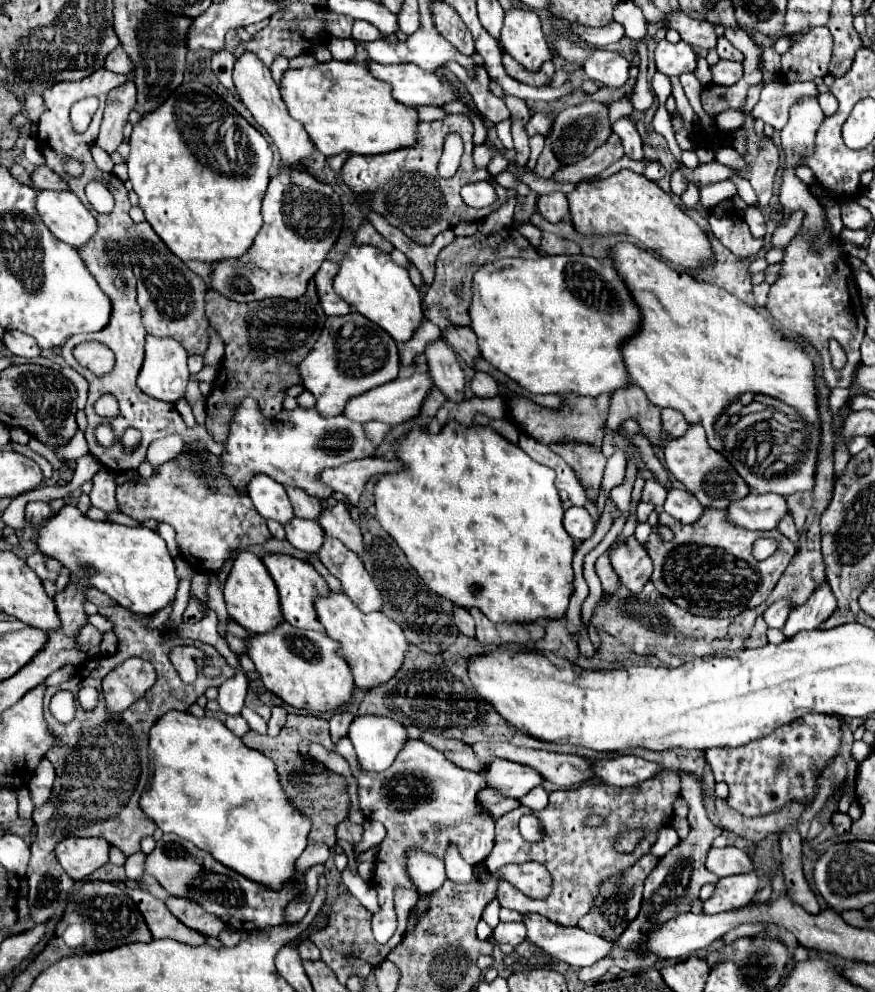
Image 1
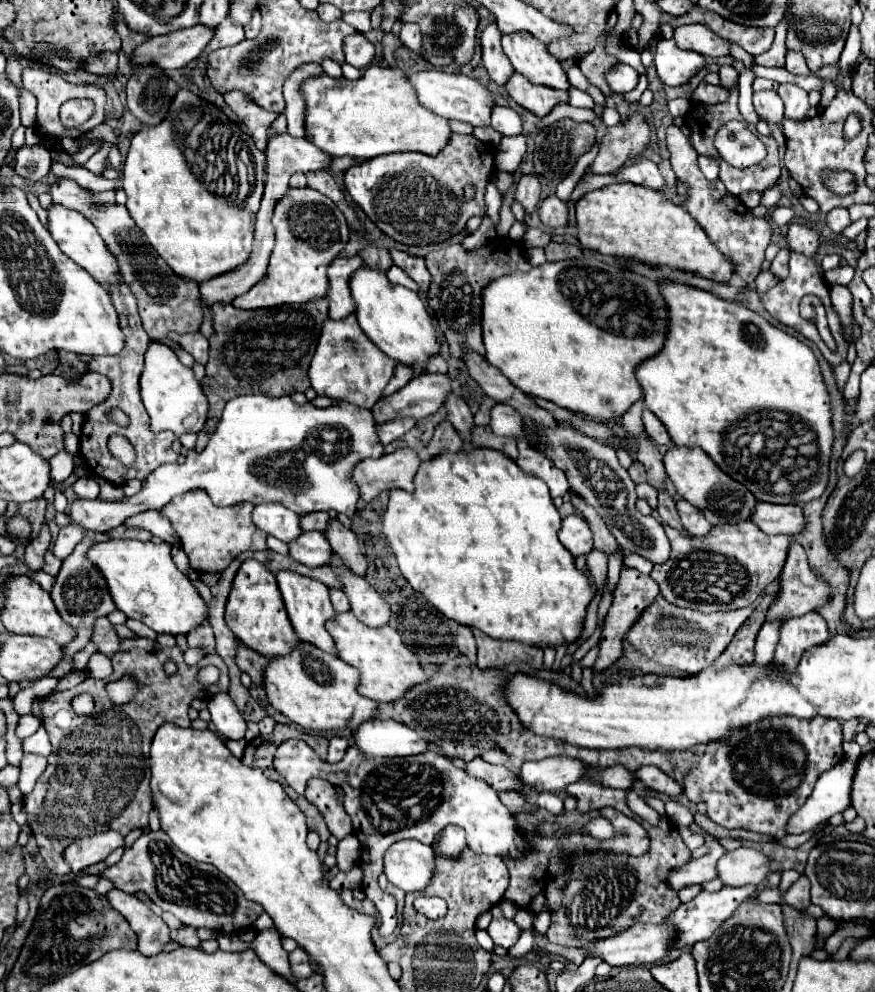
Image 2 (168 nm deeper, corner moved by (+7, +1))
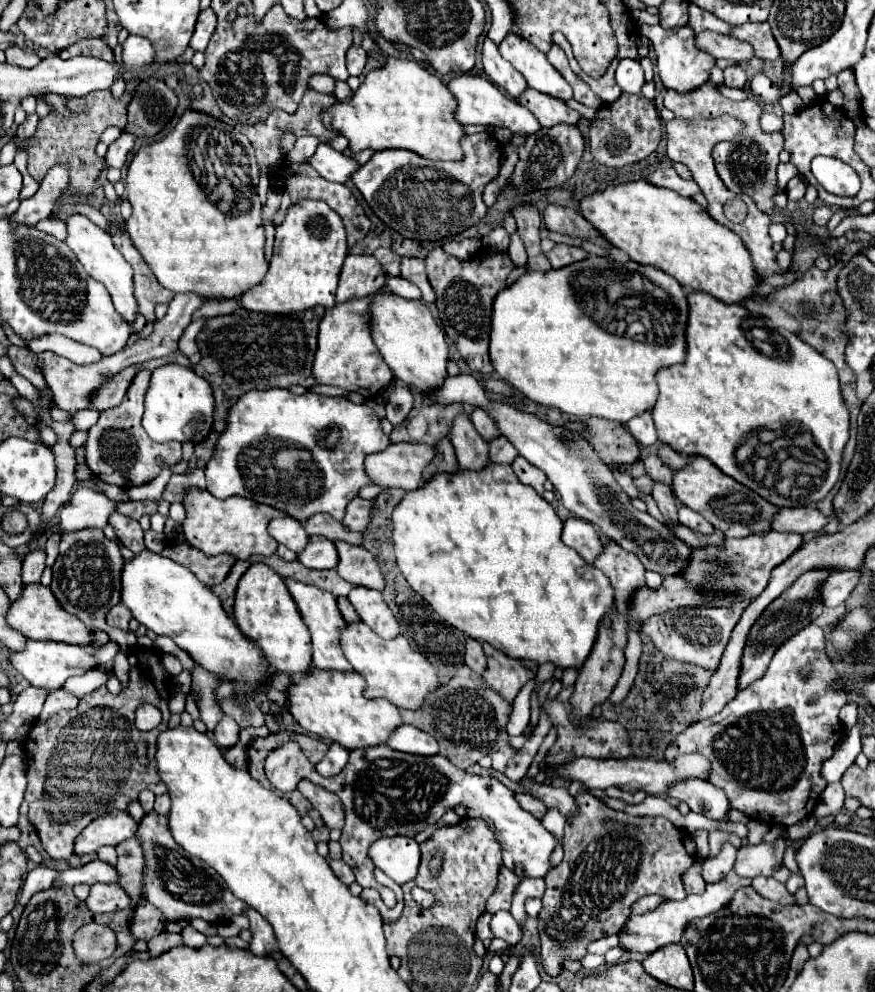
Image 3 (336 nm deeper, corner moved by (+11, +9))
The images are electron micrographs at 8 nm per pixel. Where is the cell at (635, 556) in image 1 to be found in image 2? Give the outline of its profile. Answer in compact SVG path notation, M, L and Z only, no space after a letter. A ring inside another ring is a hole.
M623 568L621 570L621 578L619 578L619 586L615 590L615 598L613 604L609 608L609 614L605 618L605 626L603 626L603 634L599 640L599 656L593 664L593 672L603 672L609 666L613 666L621 654L623 654L623 640L629 632L629 628L633 628L633 624L637 622L637 616L641 616L641 612L645 612L645 608L649 608L649 604L653 604L653 600L659 596L659 588L655 584L655 580L651 576L641 574L639 570L631 570L631 568Z

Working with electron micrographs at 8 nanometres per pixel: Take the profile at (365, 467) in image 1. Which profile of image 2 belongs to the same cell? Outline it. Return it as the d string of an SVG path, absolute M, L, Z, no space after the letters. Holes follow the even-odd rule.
M399 448L377 460L363 460L353 470L353 480L359 486L361 500L371 502L381 492L401 488L413 492L413 476L421 464L421 458L411 448Z

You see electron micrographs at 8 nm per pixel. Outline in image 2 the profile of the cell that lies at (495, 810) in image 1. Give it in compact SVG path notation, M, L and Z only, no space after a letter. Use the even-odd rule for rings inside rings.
M503 792L503 794L499 794L499 798L501 798L501 802L503 802L513 814L519 814L519 812L533 814L533 812L539 810L537 804L529 804L529 802L527 802L521 794L517 794L517 792Z

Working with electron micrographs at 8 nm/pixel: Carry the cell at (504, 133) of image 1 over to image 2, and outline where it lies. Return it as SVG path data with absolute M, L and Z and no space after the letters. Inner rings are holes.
M421 70L421 72L411 72L411 82L417 90L419 102L433 110L435 114L447 118L447 120L461 120L473 127L489 126L491 124L491 110L495 106L495 98L477 80L463 76L463 74L447 74L441 70Z

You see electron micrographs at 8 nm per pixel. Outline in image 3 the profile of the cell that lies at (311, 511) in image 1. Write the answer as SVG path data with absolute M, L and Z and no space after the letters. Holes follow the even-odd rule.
M313 514L305 524L305 532L309 536L325 536L329 540L345 540L349 544L361 544L361 532L353 532L353 536L343 528L341 522L337 522L329 514Z

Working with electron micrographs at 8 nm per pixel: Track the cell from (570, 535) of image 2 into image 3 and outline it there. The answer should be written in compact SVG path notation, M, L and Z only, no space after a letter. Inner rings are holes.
M567 518L563 522L563 542L577 550L579 556L583 560L587 560L589 564L601 554L601 538L599 532L595 530L595 526L587 520L581 518Z

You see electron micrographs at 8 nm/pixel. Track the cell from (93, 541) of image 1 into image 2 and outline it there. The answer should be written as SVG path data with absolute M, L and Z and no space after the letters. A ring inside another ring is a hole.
M109 540L89 550L89 560L103 572L117 608L133 620L147 624L157 634L189 634L209 618L205 600L191 580L173 564L169 544L139 540Z

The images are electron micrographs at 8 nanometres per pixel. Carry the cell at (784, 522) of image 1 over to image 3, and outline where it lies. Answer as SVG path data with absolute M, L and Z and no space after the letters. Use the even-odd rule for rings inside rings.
M845 570L845 572L831 572L821 584L819 584L819 596L825 608L837 608L847 600L851 590L855 588L859 580L859 572Z

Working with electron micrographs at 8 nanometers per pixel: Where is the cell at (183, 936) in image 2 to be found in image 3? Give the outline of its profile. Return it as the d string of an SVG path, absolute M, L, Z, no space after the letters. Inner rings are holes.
M161 932L157 936L153 936L149 940L149 948L151 948L151 956L159 956L175 946L183 944L183 936L181 934L171 934L171 932Z

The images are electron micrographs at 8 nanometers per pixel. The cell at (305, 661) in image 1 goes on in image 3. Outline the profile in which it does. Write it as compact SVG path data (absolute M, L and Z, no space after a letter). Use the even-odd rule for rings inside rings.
M313 666L307 674L297 676L289 686L287 710L309 734L339 742L347 750L385 744L389 732L397 728L397 724L403 724L399 708L389 704L385 698L365 698L363 688L365 680L357 672L319 670Z

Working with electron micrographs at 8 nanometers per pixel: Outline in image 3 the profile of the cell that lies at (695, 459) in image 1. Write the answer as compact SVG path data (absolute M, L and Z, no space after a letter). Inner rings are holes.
M691 456L683 468L673 470L673 494L685 506L693 508L715 528L719 528L727 538L741 538L753 532L767 532L769 520L777 510L773 504L757 496L753 490L739 484L731 476L723 474L717 466L713 466L703 456Z

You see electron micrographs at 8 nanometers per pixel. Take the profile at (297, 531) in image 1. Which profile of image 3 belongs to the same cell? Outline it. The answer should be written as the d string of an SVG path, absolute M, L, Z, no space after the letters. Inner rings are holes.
M313 536L309 538L305 550L301 554L297 554L297 560L307 566L307 568L315 568L315 570L329 570L337 566L337 550L335 544L331 540L325 540L321 536Z

